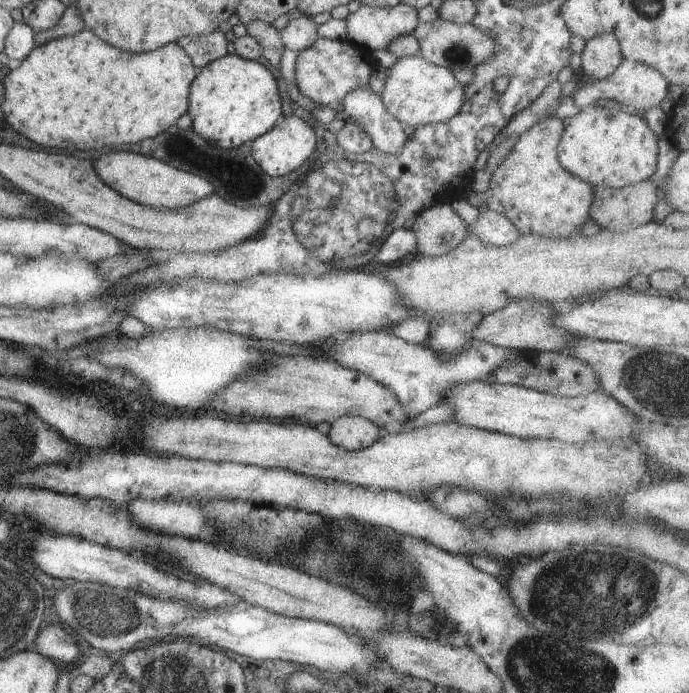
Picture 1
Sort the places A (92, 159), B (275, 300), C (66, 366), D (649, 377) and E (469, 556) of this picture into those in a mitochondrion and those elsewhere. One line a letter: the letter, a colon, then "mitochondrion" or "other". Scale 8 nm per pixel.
A: other
B: other
C: other
D: mitochondrion
E: other

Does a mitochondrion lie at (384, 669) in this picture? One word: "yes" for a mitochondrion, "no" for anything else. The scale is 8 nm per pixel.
no

